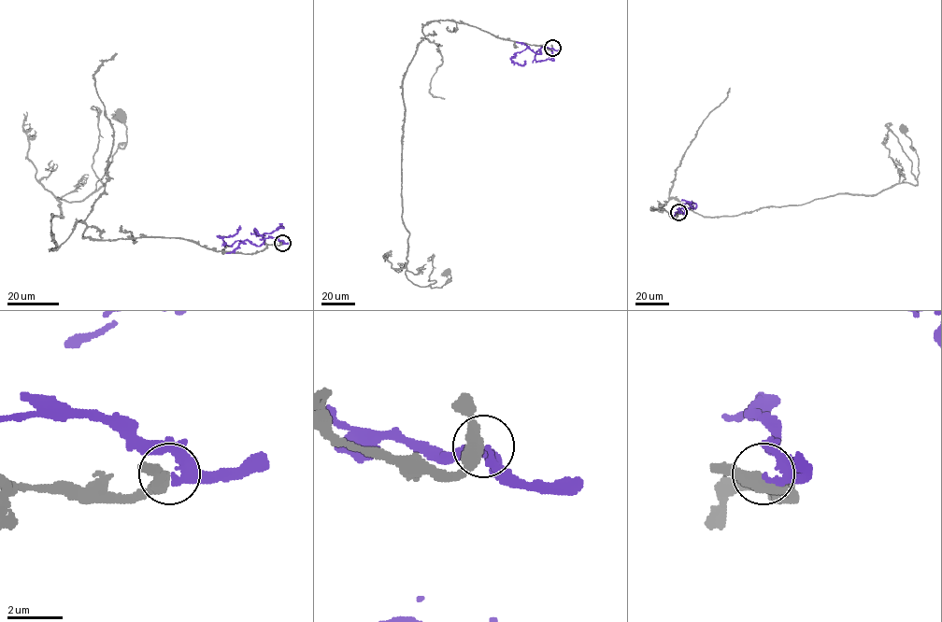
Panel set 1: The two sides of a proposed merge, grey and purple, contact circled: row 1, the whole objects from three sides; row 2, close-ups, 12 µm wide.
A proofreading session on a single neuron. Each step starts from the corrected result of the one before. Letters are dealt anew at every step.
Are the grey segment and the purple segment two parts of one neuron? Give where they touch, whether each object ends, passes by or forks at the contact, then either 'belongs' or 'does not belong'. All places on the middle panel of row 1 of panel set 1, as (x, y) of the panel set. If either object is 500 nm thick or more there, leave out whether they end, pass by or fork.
place (552, 48); grey passes by; purple ends; does not belong

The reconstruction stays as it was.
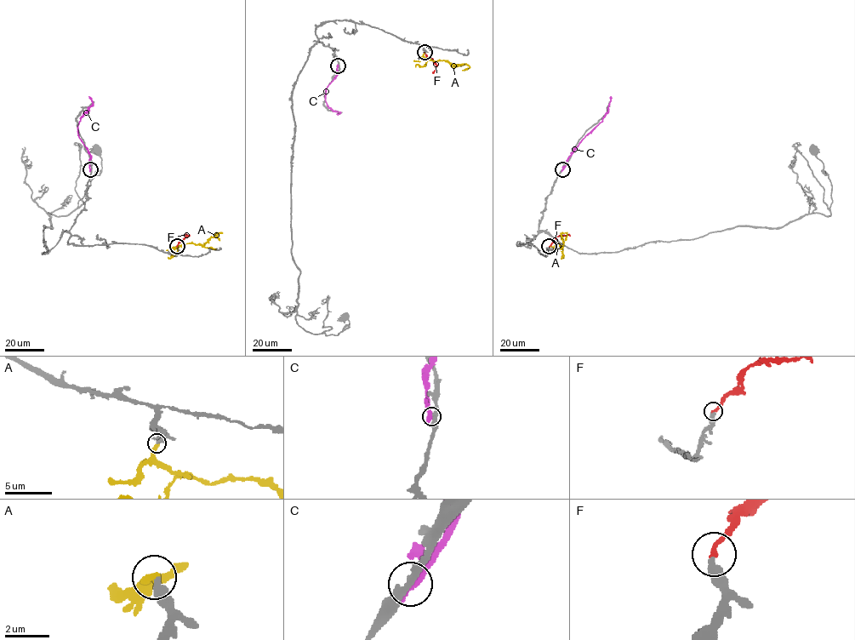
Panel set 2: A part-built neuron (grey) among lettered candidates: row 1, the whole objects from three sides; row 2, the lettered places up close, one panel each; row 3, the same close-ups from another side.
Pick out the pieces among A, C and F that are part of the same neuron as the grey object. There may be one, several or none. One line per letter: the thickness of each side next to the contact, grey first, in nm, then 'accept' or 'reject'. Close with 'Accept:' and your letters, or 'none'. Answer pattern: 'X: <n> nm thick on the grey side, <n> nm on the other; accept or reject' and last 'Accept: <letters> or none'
A: 400 nm thick on the grey side, 300 nm on the other; accept
C: 340 nm thick on the grey side, 460 nm on the other; reject
F: 400 nm thick on the grey side, 240 nm on the other; reject
Accept: A

